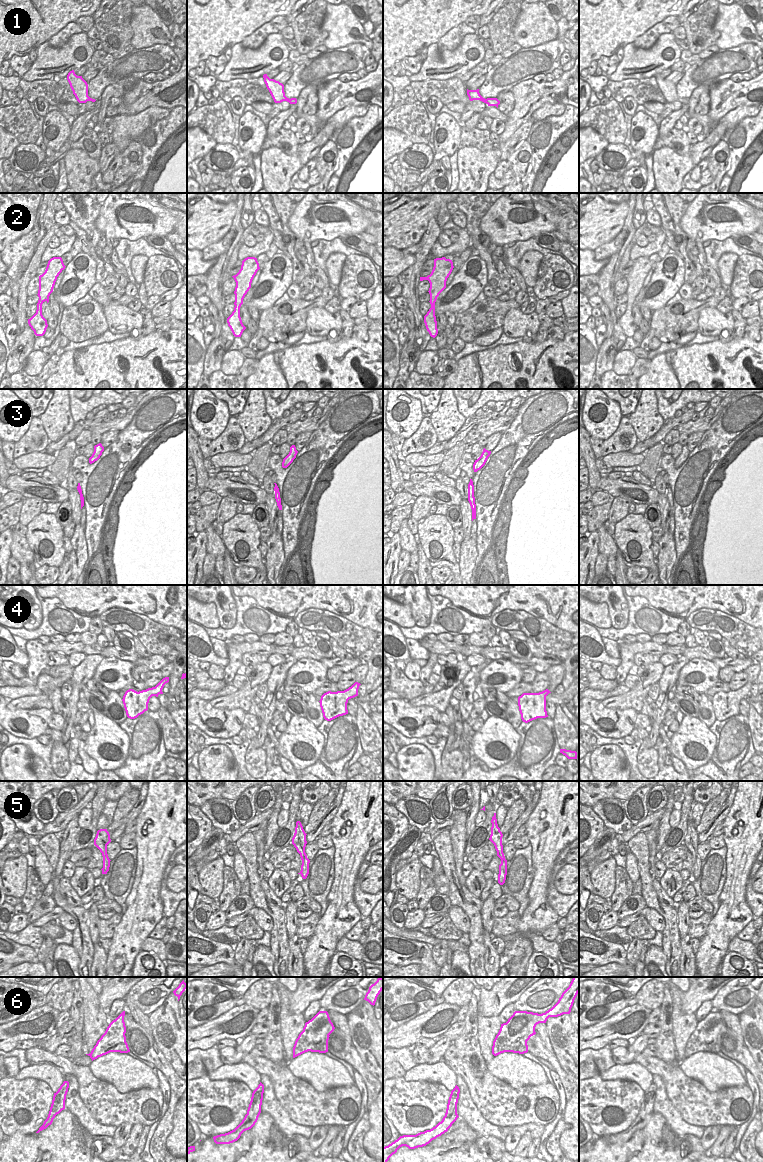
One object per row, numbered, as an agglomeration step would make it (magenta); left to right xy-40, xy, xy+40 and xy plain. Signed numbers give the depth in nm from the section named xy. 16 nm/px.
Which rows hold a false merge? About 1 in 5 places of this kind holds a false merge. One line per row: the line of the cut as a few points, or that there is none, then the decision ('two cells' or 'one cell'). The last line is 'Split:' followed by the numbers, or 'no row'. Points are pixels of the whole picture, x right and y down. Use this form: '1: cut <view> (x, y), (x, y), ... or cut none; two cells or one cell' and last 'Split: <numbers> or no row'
1: cut none; one cell
2: cut none; one cell
3: cut none; one cell
4: cut none; one cell
5: cut none; one cell
6: cut none; one cell
Split: no row

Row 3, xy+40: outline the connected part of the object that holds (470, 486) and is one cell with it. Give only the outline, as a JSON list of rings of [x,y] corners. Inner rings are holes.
[[[472,479],[468,484],[468,501],[470,503],[472,509],[472,521],[476,519],[476,504],[475,504],[475,497],[474,497],[474,485]]]

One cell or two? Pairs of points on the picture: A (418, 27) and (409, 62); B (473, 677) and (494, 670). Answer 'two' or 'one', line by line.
A: two
B: two

